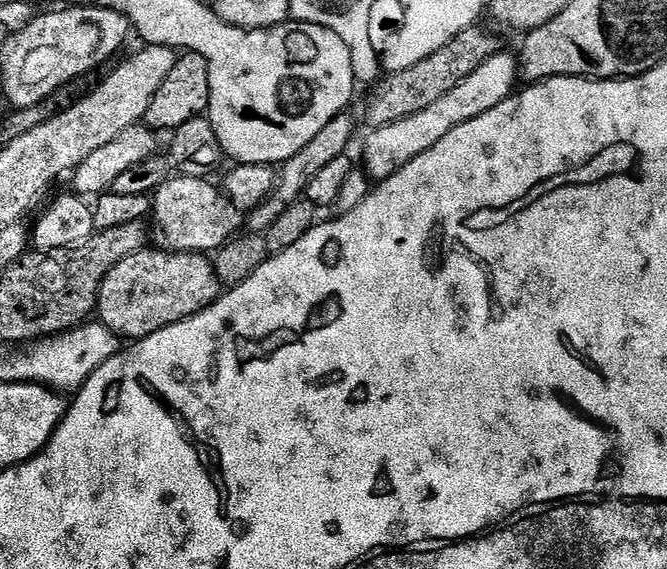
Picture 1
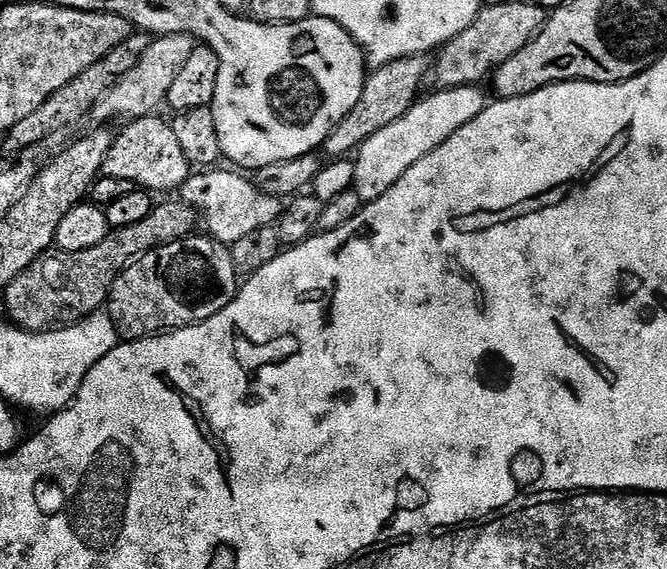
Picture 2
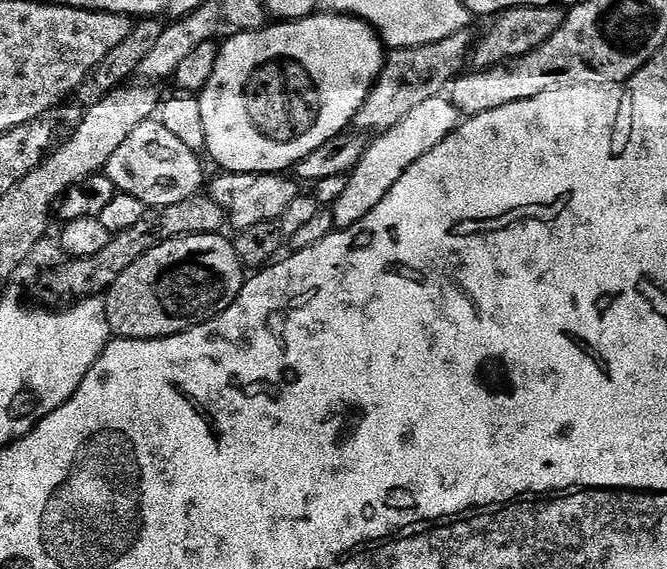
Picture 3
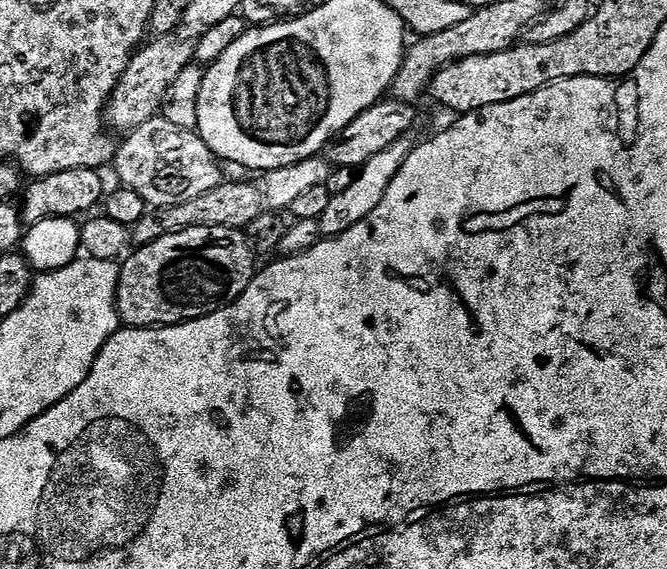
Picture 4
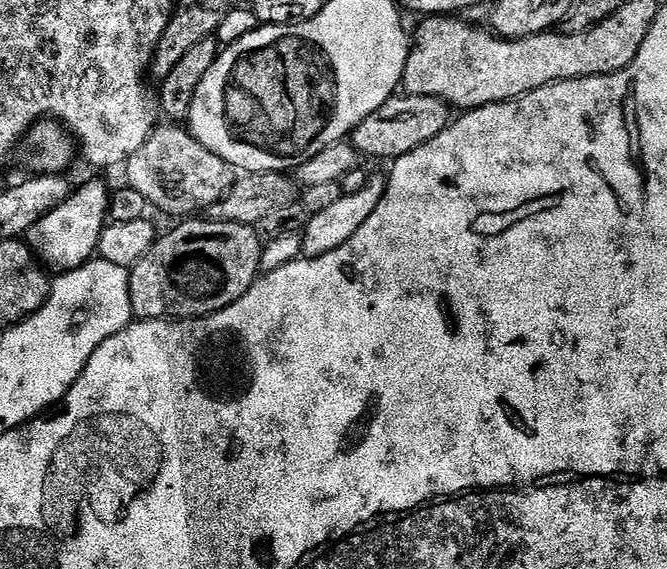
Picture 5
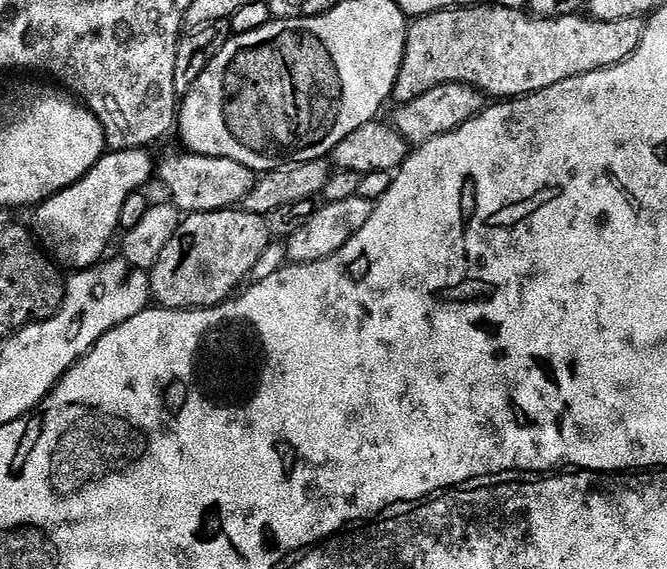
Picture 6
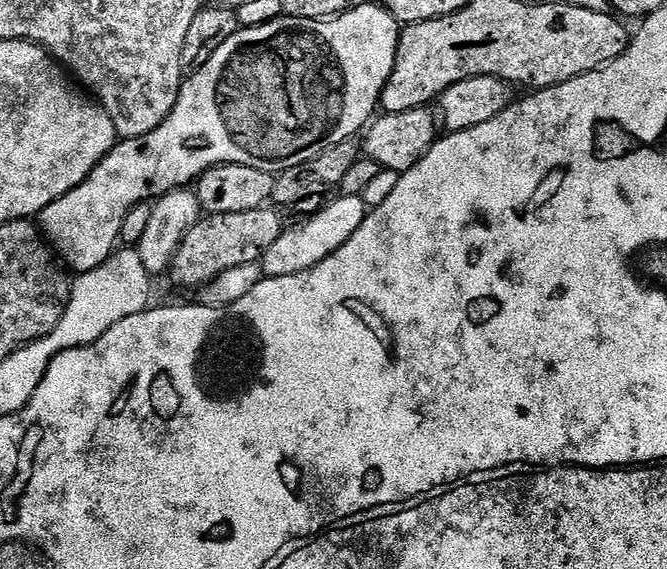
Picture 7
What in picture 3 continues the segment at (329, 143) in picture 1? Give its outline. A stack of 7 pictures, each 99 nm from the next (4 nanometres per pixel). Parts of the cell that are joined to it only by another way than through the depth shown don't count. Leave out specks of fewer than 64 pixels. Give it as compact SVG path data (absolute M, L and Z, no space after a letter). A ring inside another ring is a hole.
M471 31L455 32L450 38L442 38L438 42L419 44L413 48L398 48L387 53L384 69L376 83L368 91L366 102L358 110L354 124L357 129L372 131L379 134L390 130L390 126L398 126L410 110L414 110L426 98L434 98L441 95L456 79L458 70L466 64L466 57L474 44L474 36Z

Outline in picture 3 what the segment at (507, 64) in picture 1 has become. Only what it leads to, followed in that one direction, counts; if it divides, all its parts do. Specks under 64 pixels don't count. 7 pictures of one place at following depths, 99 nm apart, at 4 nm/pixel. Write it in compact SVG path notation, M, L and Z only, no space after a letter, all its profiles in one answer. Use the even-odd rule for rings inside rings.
M441 94L426 98L426 102L410 110L410 114L406 114L406 118L398 122L398 126L390 126L390 130L379 133L373 139L376 141L373 144L371 141L365 147L356 167L347 173L346 190L342 190L342 194L330 208L333 225L337 229L349 228L354 226L354 222L366 218L366 214L370 214L370 210L374 210L374 206L378 206L378 202L382 202L382 198L390 194L394 182L398 182L398 178L402 178L402 174L406 174L406 170L414 162L418 162L418 158L434 150L434 146L438 146L438 142L442 142L461 123L462 113L456 103L447 95Z

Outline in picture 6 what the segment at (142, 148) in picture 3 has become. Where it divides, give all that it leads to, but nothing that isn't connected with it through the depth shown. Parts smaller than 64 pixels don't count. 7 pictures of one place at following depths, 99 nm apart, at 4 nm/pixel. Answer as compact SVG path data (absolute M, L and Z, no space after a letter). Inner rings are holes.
M185 151L184 156L172 156L164 165L159 165L158 180L164 183L169 192L171 203L181 213L217 212L223 208L236 208L243 205L246 194L254 190L258 176L242 162L234 162L234 158L214 158L198 156L194 152Z

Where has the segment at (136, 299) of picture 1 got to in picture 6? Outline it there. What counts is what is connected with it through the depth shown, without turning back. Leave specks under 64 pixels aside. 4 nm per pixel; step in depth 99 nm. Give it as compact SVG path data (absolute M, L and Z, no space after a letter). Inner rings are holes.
M223 208L217 212L193 212L180 221L180 228L166 242L158 254L158 262L150 269L150 296L161 308L218 308L237 291L236 284L243 285L249 279L274 237L268 221L258 214L250 214L236 208Z

